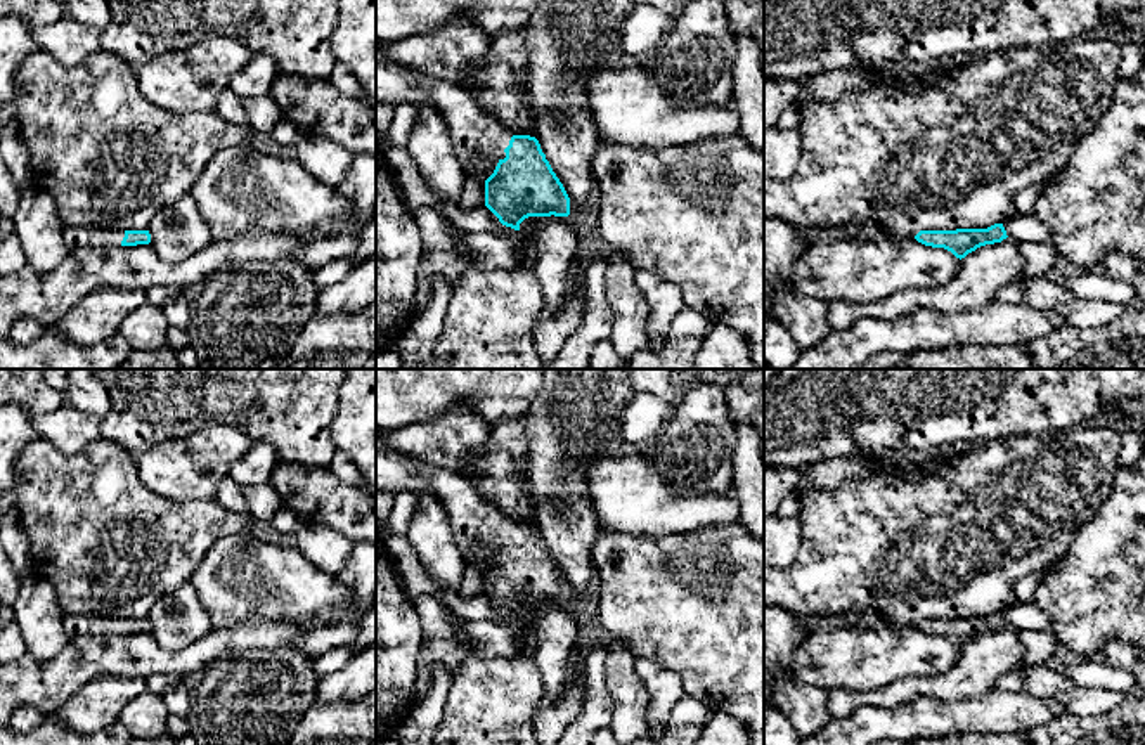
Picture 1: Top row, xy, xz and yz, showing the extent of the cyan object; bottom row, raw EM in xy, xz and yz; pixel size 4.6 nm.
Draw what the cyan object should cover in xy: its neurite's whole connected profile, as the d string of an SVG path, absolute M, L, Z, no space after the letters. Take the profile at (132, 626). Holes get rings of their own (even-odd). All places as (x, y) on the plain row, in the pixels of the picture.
M69 613L62 619L64 631L74 636L120 636L149 632L149 619L109 619L100 615Z

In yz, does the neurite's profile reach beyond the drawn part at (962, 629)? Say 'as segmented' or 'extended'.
as segmented

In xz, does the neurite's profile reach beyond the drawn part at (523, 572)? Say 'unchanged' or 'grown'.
grown

